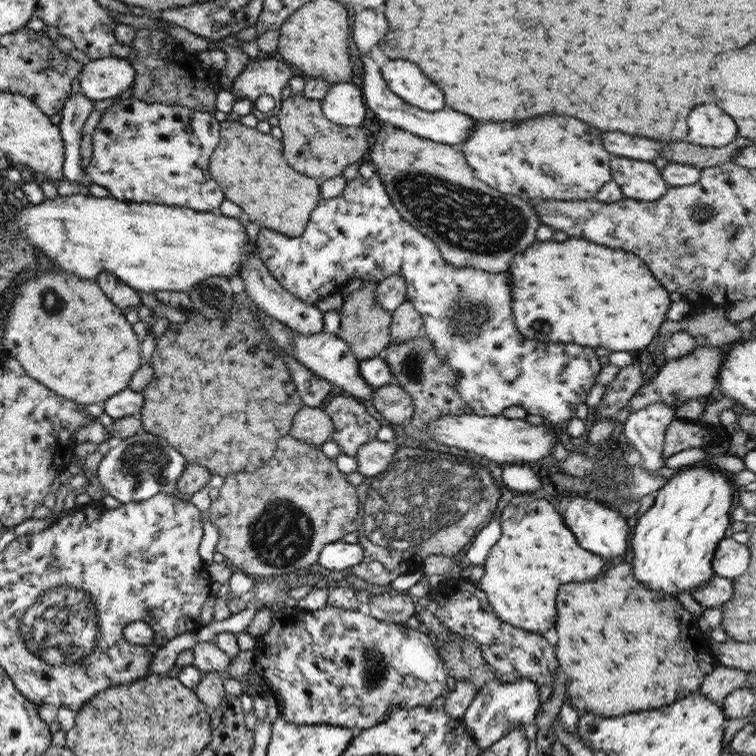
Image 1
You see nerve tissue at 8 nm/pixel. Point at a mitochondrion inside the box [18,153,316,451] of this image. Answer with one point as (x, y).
(50, 302)

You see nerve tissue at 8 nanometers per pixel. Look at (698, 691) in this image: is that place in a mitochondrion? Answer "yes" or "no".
no

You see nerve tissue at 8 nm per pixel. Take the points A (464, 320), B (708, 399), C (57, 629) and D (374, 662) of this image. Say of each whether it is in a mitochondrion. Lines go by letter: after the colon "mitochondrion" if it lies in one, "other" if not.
A: mitochondrion
B: other
C: mitochondrion
D: mitochondrion

